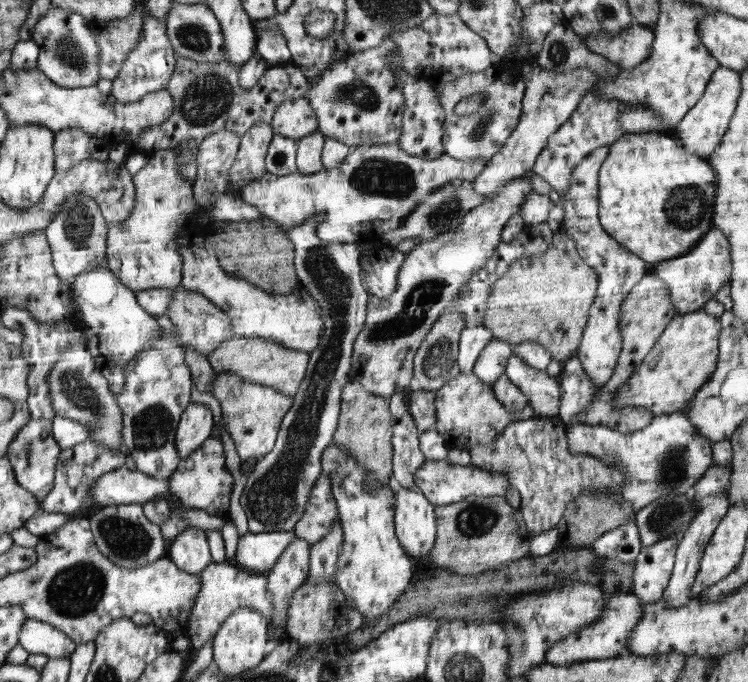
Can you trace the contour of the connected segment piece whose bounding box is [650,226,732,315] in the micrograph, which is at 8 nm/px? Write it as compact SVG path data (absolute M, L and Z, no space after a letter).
M712 226L692 250L678 258L651 265L650 271L666 284L672 306L679 315L701 311L709 300L716 297L719 288L732 281L731 244L718 227Z

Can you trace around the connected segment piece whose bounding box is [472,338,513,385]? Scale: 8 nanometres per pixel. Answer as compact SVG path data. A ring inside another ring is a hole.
M493 338L488 346L480 354L479 361L476 362L472 371L482 382L494 384L506 371L508 359L513 353L513 346Z

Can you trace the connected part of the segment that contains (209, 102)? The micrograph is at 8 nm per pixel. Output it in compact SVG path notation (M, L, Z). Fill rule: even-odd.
M175 55L175 59L175 69L165 89L175 101L173 116L163 124L150 126L137 140L142 150L148 152L174 149L183 140L191 138L201 142L209 134L223 128L244 136L257 122L271 124L278 105L288 99L303 98L309 85L302 71L291 63L270 66L252 90L242 90L241 68L230 61L198 62L180 55Z

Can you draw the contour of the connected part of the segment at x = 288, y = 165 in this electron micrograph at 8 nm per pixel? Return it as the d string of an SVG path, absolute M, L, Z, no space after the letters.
M275 134L267 152L268 172L286 176L298 171L298 142L281 134Z

